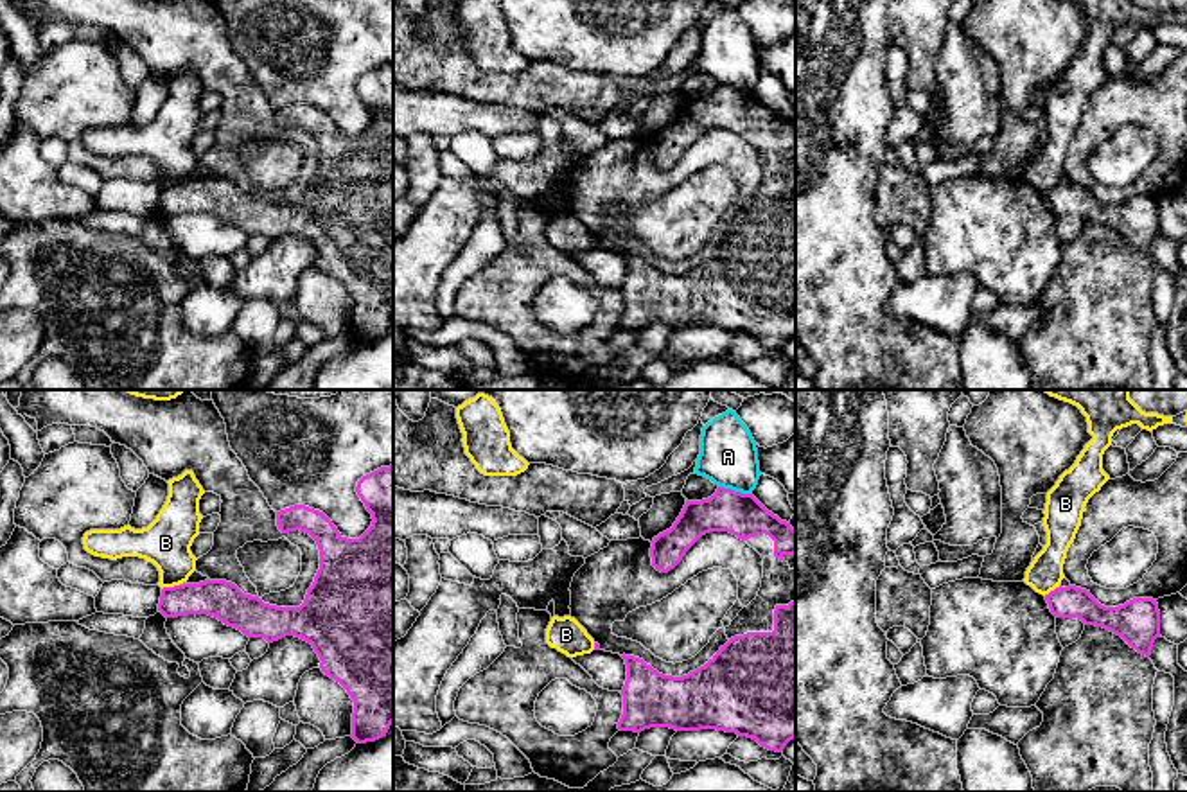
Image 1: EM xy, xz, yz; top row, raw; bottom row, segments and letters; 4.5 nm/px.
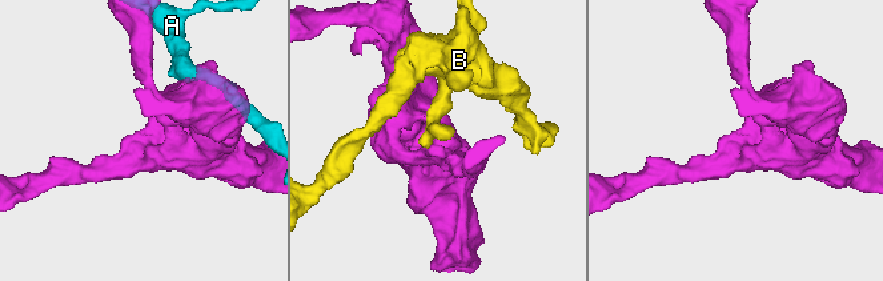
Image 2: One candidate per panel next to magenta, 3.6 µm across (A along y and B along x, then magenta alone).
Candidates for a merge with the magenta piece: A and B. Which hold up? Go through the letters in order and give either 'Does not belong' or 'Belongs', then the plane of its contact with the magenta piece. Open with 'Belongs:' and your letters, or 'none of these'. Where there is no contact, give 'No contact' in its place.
Belongs: none of these
A: Does not belong. Touches magenta in xz
B: Does not belong. Touches magenta in xy

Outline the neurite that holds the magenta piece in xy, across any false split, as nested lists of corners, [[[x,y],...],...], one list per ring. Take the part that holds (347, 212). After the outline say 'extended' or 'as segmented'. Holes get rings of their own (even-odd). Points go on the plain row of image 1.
[[[393,63],[357,79],[357,93],[372,111],[372,124],[359,136],[343,135],[320,108],[295,102],[277,110],[282,131],[305,129],[320,147],[320,167],[300,205],[277,205],[244,192],[226,178],[205,178],[163,185],[158,208],[165,216],[208,212],[248,235],[268,241],[286,233],[312,242],[325,273],[339,280],[354,298],[352,336],[357,341],[386,334],[393,321]]]; as segmented

